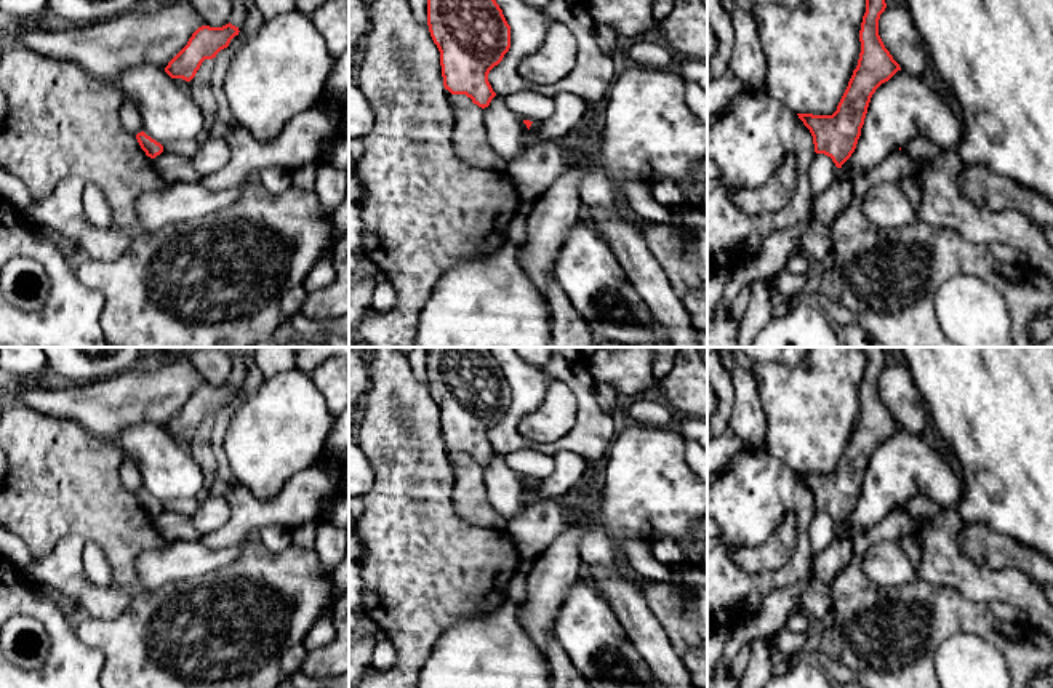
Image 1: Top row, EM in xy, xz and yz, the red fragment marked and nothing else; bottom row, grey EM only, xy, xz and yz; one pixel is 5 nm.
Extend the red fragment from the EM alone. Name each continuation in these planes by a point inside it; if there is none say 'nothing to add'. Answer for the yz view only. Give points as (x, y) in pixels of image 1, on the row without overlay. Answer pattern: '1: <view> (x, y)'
nothing to add

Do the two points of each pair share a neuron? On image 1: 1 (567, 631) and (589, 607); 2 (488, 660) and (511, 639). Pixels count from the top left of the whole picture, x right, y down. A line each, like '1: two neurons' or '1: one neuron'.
1: one neuron
2: one neuron

